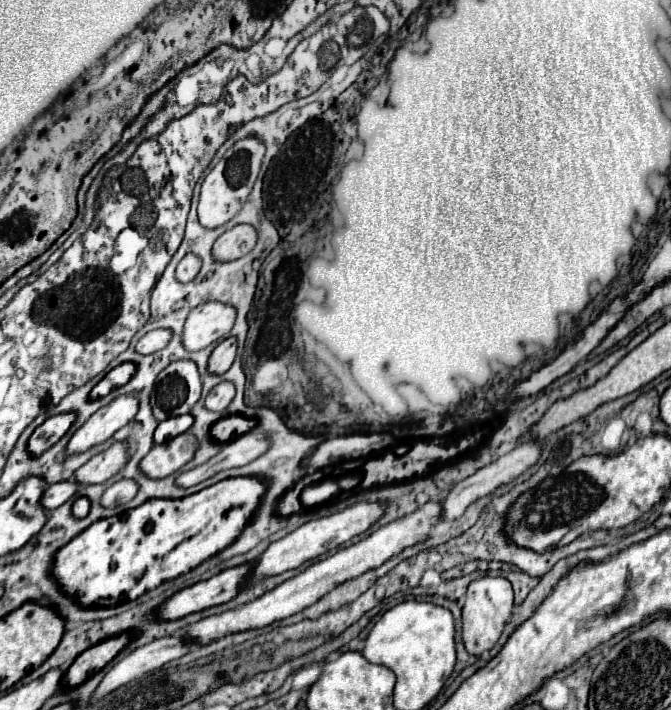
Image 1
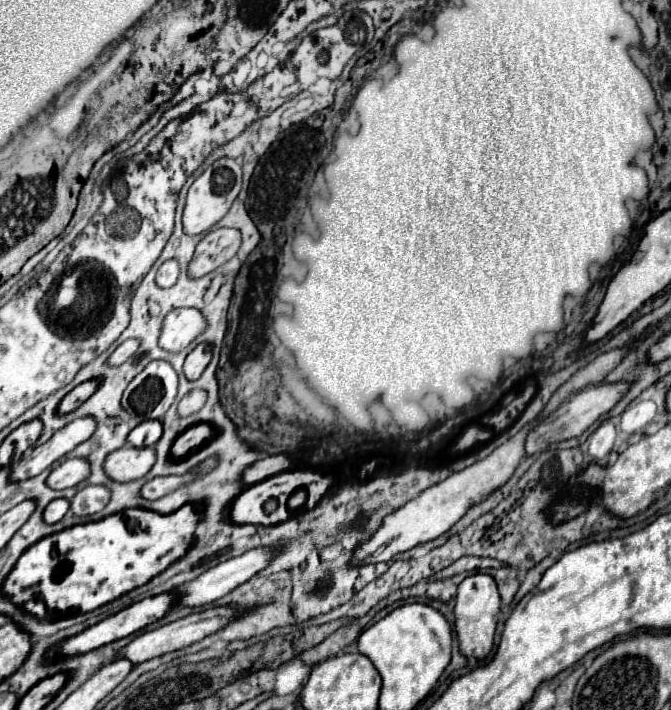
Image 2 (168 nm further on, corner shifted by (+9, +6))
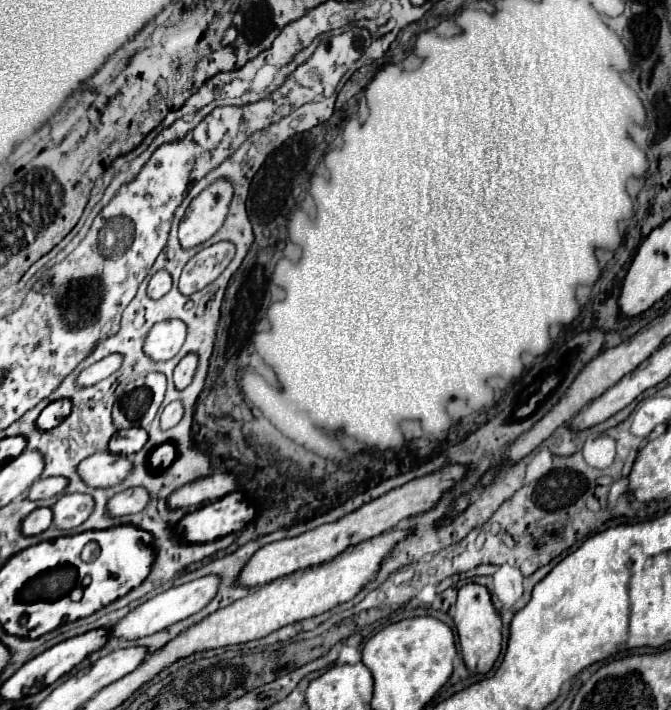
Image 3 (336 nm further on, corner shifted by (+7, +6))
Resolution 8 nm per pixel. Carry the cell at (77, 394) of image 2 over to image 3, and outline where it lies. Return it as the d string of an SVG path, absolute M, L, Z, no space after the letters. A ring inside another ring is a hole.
M55 400L55 402L51 402L43 408L43 412L39 414L35 424L37 424L39 430L51 430L51 428L59 426L59 422L63 418L67 418L69 412L71 412L71 402L69 400Z

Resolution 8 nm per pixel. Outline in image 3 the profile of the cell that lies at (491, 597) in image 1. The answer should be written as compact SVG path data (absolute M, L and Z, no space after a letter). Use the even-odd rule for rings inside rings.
M467 584L459 590L459 596L455 603L455 631L458 635L459 647L465 666L473 674L487 674L501 652L501 618L493 608L491 596L485 586L479 584Z

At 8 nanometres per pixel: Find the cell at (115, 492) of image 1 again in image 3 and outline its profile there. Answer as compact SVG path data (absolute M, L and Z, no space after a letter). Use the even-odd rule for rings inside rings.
M65 494L55 502L55 506L51 506L51 512L55 528L71 530L83 524L83 520L93 512L93 500L87 494Z

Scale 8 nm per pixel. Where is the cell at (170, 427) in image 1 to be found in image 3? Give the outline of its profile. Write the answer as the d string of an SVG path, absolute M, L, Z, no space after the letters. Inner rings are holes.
M129 428L129 430L117 430L113 438L109 440L109 452L111 454L123 454L131 456L143 448L147 442L147 432L143 428Z

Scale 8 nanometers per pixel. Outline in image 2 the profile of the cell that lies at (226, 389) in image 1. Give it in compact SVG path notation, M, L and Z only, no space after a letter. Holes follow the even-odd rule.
M201 388L191 390L181 402L179 402L179 416L189 416L193 412L199 412L207 402L207 392Z

